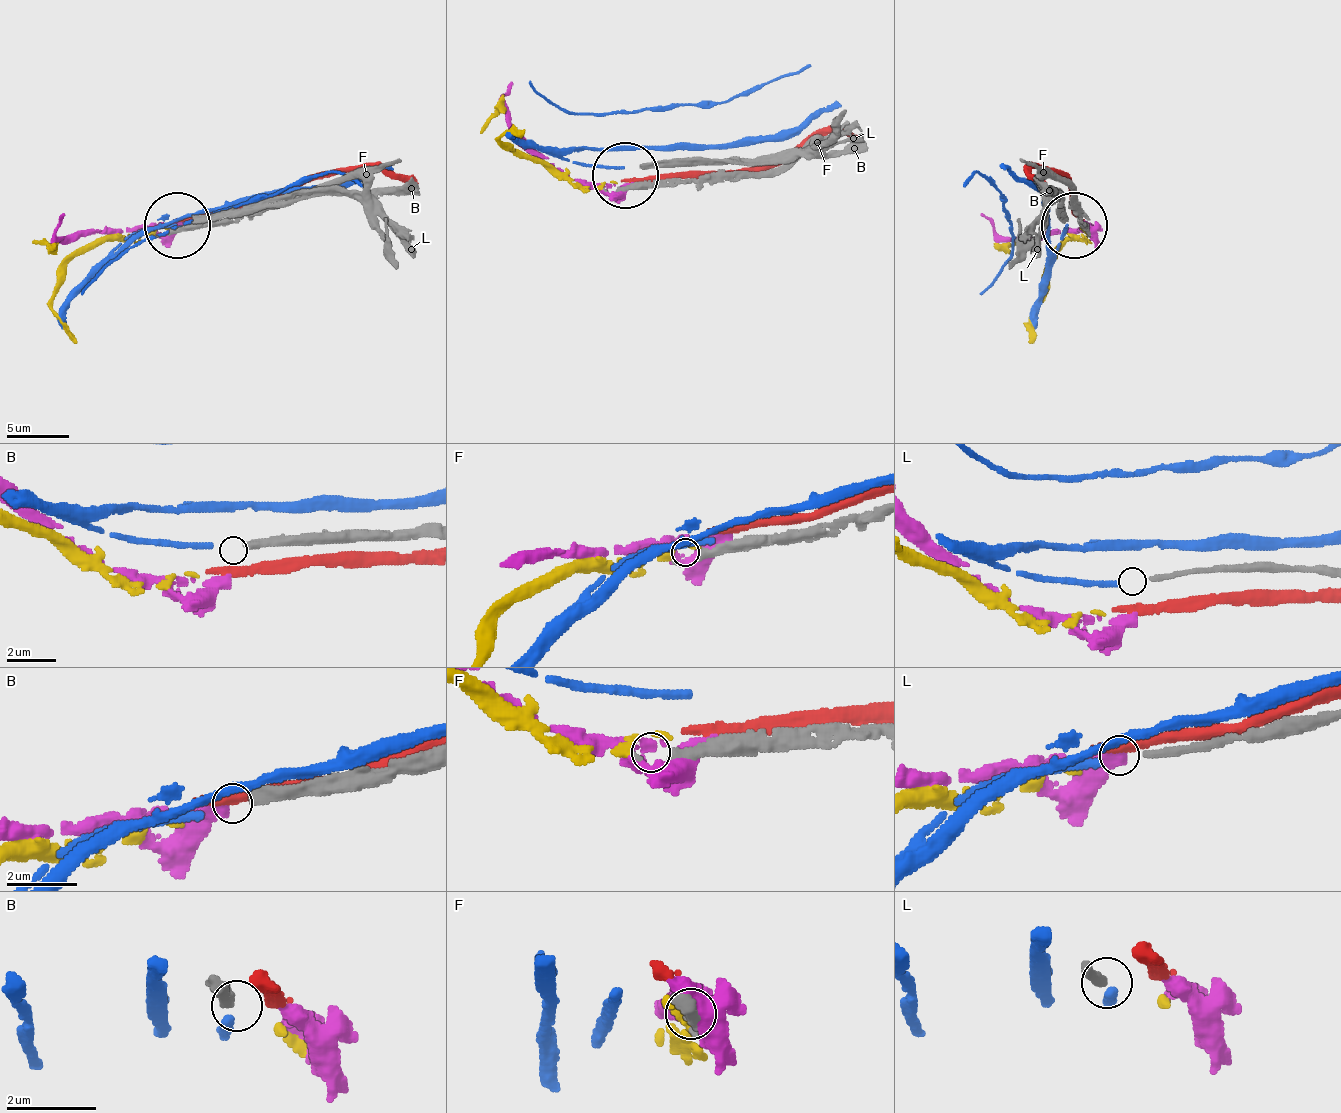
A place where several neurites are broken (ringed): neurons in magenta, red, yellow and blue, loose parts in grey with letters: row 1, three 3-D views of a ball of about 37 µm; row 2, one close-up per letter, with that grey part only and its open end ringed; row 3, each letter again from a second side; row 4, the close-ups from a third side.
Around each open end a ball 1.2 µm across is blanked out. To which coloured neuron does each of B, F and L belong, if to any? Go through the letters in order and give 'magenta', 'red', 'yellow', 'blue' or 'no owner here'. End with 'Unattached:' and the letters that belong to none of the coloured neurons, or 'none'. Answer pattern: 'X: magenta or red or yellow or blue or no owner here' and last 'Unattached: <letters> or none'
B: no owner here
F: yellow
L: blue
Unattached: B

